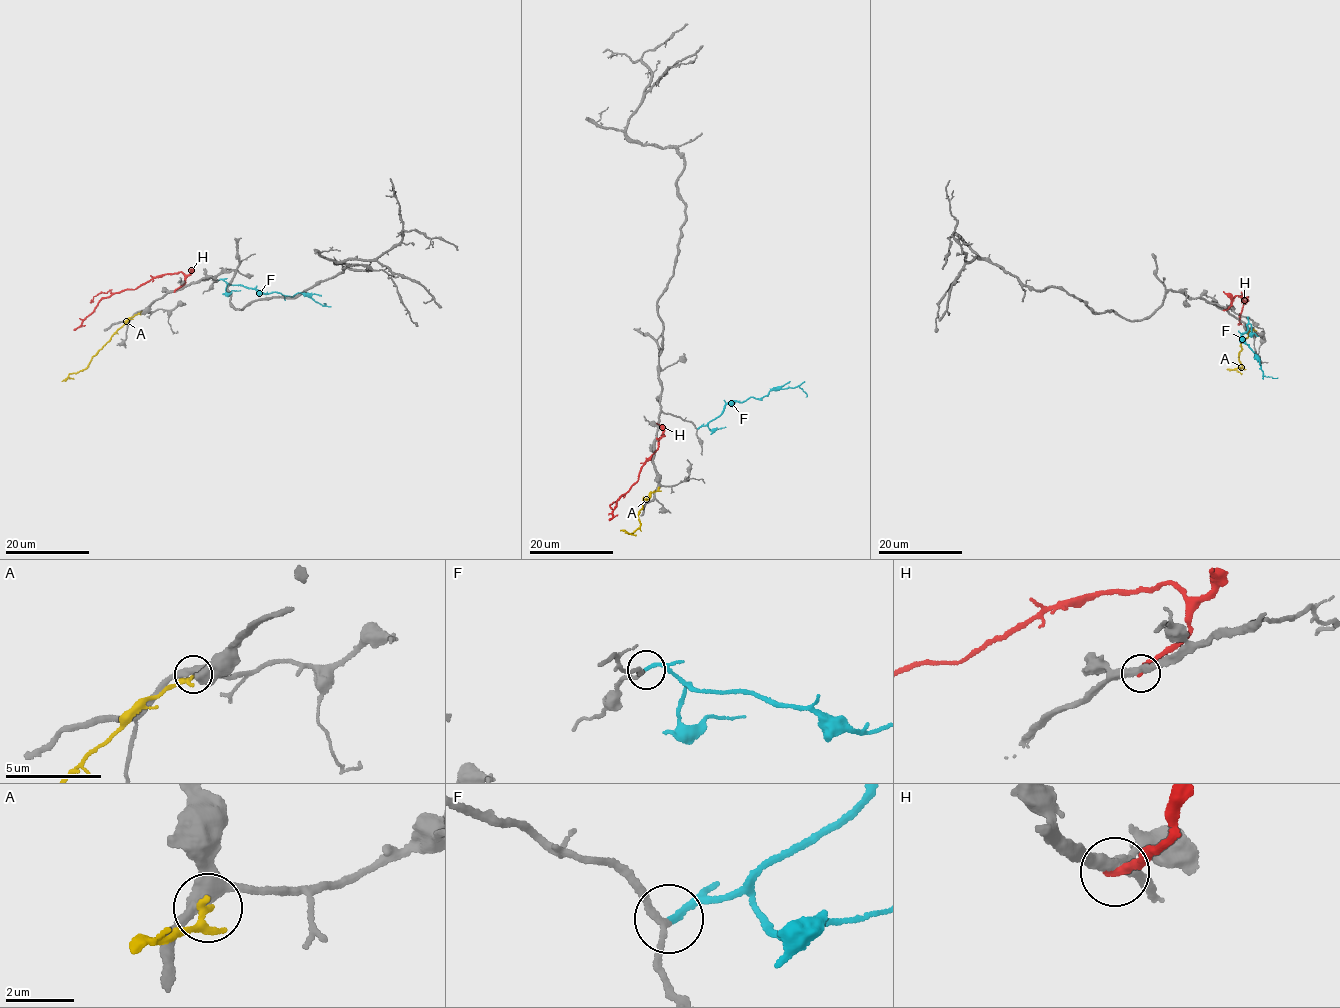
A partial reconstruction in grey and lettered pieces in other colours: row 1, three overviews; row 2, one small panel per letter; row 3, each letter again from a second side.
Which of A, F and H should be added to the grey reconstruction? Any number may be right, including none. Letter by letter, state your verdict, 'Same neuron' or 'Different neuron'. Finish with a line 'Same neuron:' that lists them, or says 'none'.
A: Different neuron
F: Same neuron
H: Different neuron
Same neuron: F

